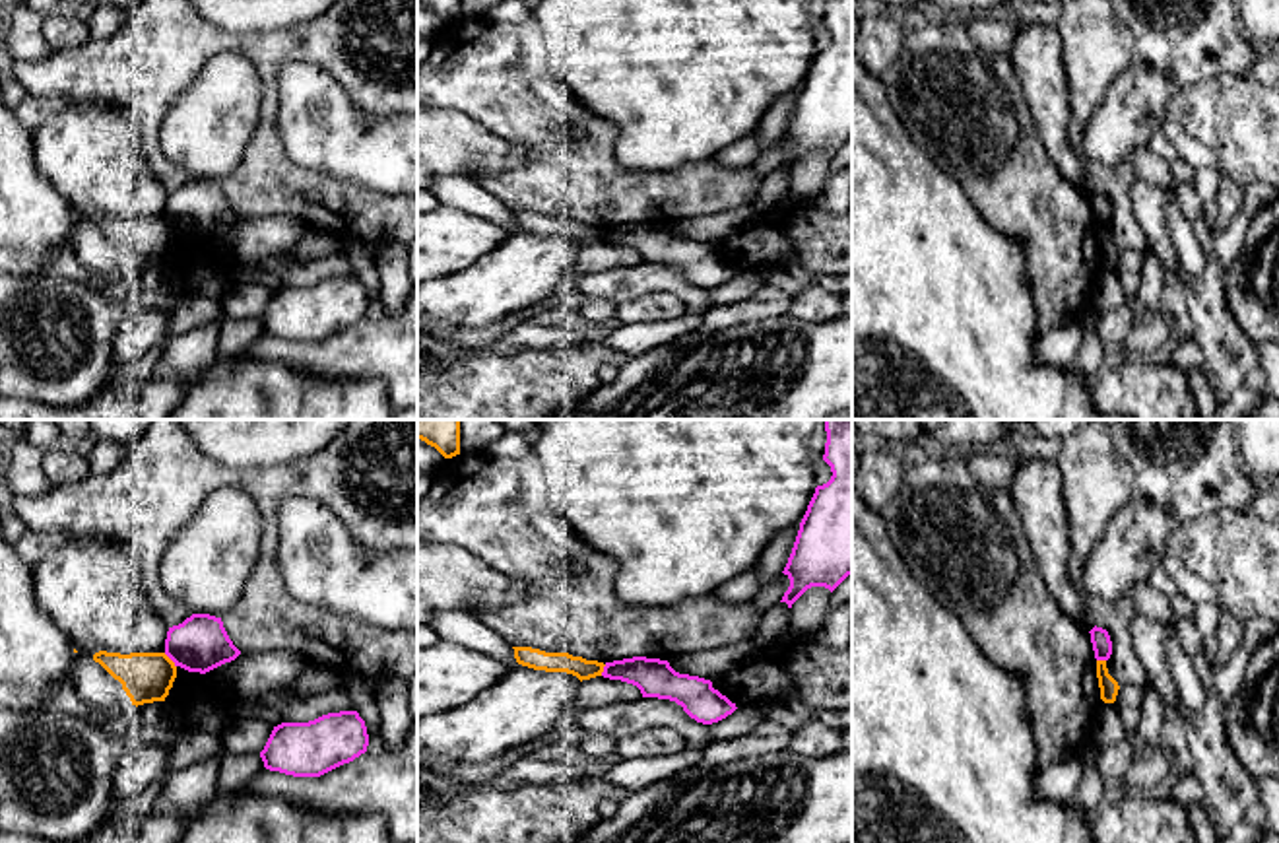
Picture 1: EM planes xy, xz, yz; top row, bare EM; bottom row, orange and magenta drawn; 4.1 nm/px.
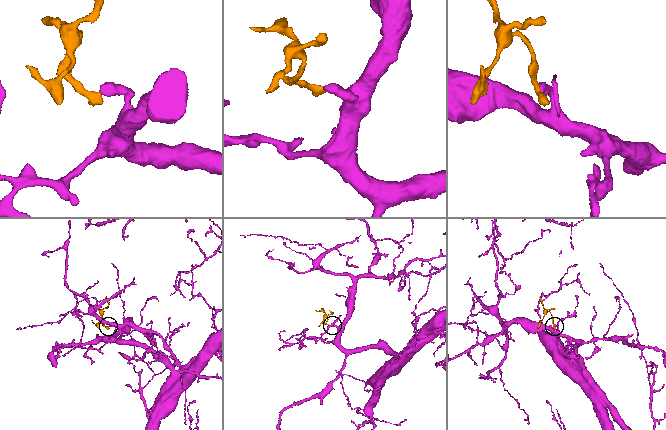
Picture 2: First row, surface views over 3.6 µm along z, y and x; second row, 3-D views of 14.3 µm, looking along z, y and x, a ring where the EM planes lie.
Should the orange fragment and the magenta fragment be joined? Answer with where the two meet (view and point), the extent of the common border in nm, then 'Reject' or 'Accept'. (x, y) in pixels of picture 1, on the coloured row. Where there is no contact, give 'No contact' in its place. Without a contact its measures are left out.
Touches orange at xy (171, 661). Shared border 80 nm. Reject

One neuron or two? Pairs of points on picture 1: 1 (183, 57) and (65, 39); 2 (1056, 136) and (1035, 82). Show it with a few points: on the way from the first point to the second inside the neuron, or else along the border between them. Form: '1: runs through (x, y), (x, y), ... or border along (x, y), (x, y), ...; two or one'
1: border along (88, 37), (82, 43), (55, 51); two
2: runs through (1052, 123), (1047, 96); one

